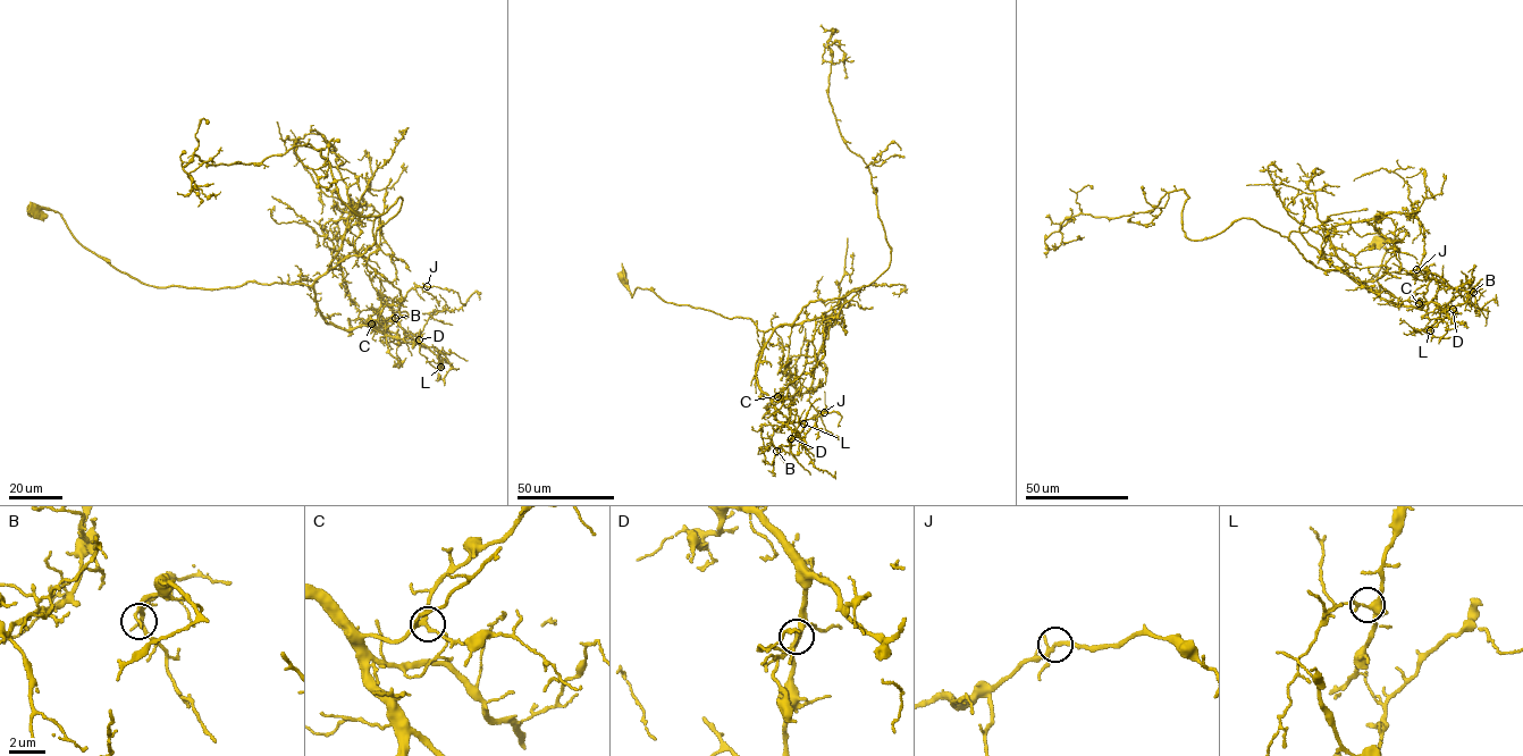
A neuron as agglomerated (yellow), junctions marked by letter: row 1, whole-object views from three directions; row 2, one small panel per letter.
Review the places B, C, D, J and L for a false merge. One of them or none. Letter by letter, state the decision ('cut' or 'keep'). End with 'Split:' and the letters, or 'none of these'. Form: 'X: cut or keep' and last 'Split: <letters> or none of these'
B: keep
C: keep
D: keep
J: keep
L: keep
Split: none of these

